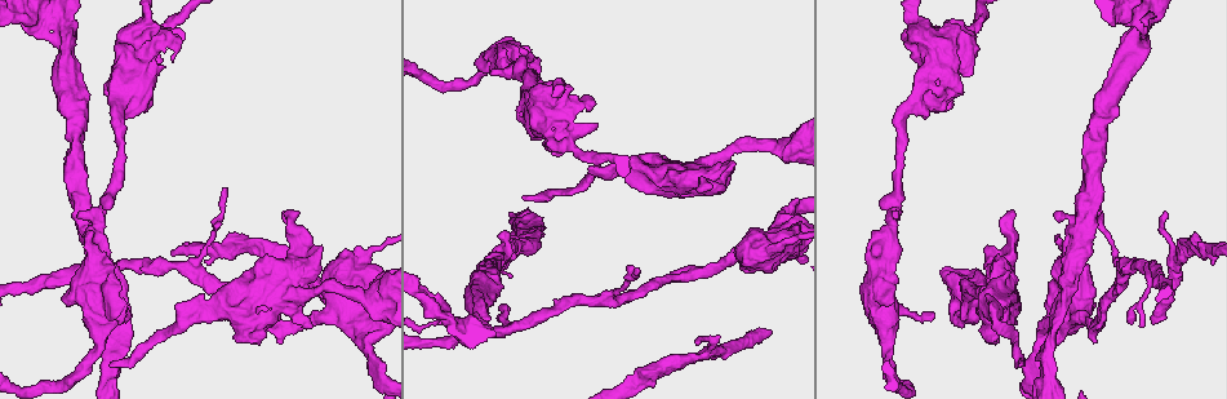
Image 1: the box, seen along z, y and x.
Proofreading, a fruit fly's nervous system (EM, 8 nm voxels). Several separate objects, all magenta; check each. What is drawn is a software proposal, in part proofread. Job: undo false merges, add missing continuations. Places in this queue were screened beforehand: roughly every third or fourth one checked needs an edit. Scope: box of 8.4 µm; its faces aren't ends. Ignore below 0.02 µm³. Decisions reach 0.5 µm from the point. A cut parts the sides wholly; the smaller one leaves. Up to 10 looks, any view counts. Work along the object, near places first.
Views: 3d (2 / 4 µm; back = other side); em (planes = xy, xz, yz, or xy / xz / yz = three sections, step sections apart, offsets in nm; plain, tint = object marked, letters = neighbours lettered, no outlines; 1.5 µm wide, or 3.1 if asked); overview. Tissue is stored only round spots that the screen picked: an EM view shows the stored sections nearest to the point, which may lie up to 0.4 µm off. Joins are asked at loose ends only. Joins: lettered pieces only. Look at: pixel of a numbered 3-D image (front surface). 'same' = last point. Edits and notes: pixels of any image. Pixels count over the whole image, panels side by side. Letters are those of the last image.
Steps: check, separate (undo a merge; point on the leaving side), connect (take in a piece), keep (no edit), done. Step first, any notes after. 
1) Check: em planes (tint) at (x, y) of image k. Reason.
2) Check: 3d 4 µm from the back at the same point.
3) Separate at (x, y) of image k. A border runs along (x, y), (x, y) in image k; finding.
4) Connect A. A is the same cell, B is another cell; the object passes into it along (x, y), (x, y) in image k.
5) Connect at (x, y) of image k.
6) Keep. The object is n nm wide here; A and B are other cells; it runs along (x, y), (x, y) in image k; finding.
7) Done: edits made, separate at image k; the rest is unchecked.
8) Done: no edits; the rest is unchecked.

Check: 3d 2 µm at (319, 248) of image 1. Free end.

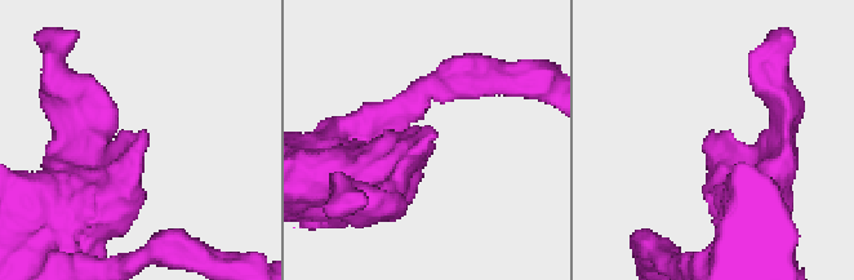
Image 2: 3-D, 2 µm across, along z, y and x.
Check: em xz step 8 (letters) at (142, 132) of image 2.

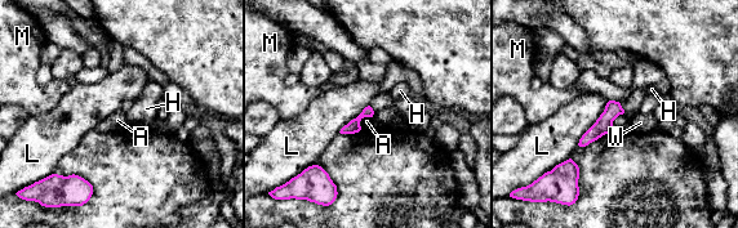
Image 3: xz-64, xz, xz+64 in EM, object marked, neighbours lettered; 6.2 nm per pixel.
Check: em planes (letters) at the same point. Another direction.

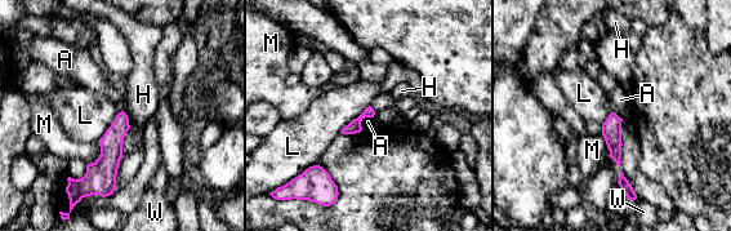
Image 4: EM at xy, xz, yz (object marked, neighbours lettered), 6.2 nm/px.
Keep. A, H, L, M and W are other cells; it runs along (121, 115), (107, 163), (107, 191) in image 4; none of them fits.

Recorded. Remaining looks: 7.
Check: em planes (letters) at (934, 313) of image 1.

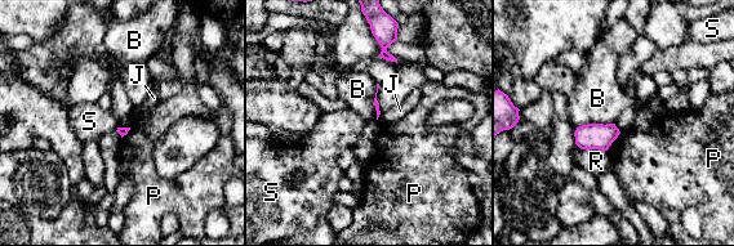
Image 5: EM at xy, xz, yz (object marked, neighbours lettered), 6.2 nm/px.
Keep. The longest contact is with B, 260 nm; B, J, P, R and S are other cells; no lettered piece goes on from it.

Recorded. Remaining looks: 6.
Check: em planes (tint) at (1050, 321) of image 1. An open end.

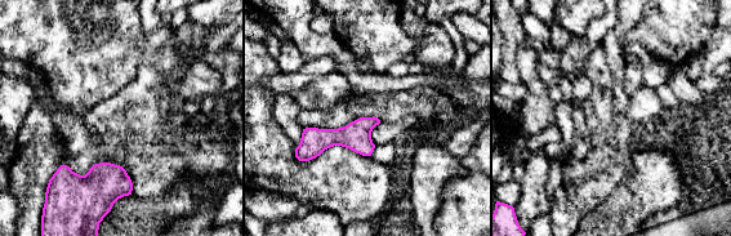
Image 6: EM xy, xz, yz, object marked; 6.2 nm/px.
Check: em planes (letters) at the same point. See the neighbours.

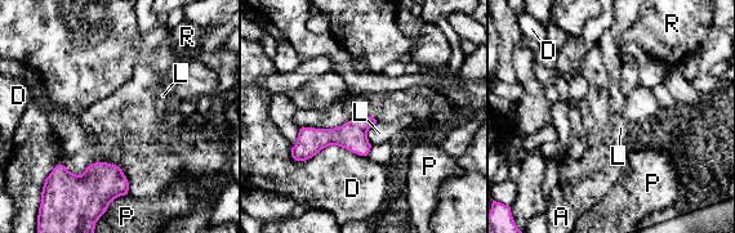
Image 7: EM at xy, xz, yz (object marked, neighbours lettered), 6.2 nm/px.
Keep. The object is 180 nm wide here; A, D, L, P and R are other cells; a border runs along (377, 122), (368, 131), (370, 144) in image 7; none of them fits.

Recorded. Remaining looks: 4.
Check: em planes (letters) at (771, 332) of image 1. Free end.

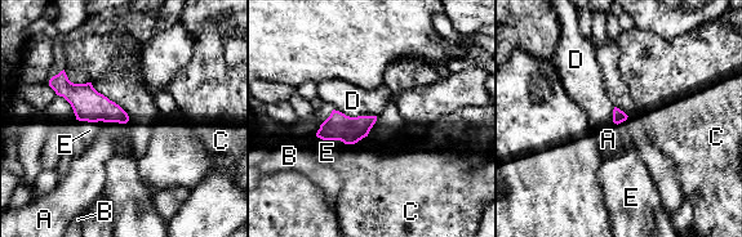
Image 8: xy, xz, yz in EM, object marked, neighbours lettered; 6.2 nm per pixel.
Connect E. E is the same cell, A, B, C and D are other cells; the object passes into it along (88, 104), (101, 120), (89, 130) in image 8; the neuron continues.

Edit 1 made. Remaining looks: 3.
Done: edits made, connect at image 8; the rest is unchecked.

